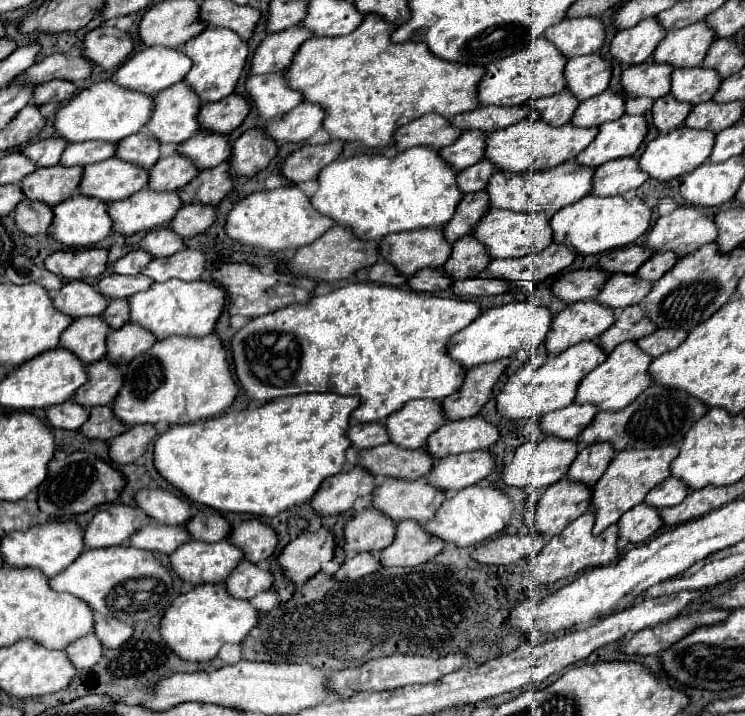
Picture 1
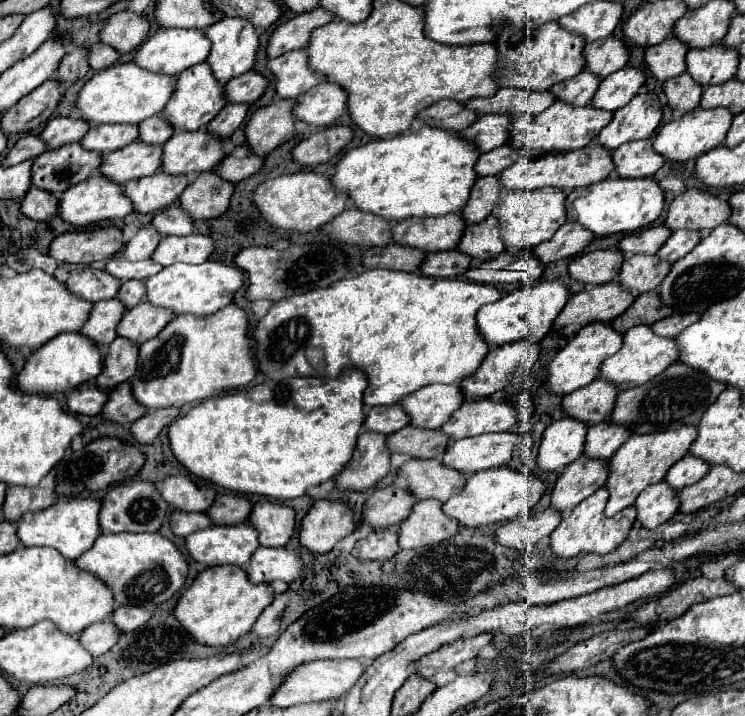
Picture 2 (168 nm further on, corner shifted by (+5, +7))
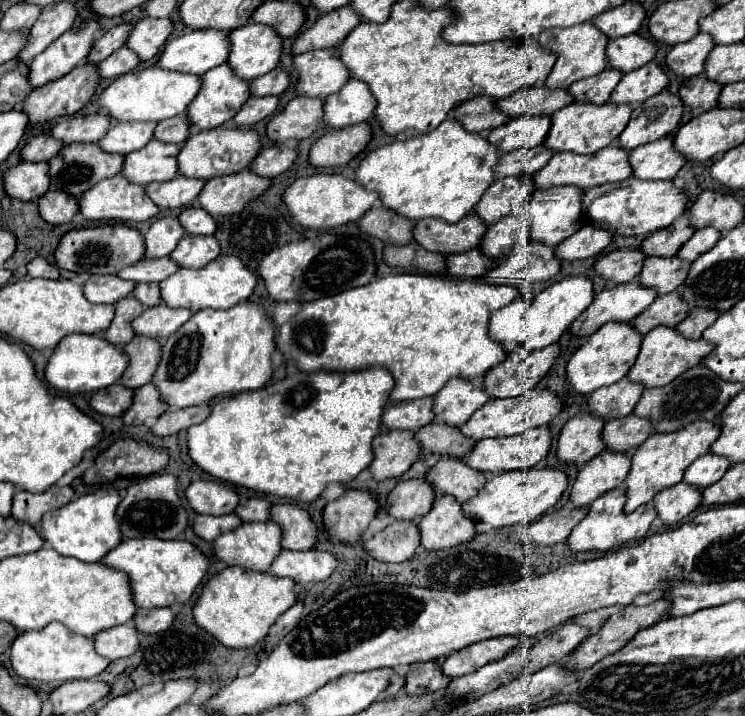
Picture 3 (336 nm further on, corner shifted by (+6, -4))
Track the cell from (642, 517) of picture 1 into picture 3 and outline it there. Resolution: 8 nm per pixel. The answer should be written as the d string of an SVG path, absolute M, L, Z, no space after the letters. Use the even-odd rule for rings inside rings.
M684 481L660 491L654 503L656 503L656 513L662 519L662 523L676 525L686 515L690 515L696 507L700 507L700 493L702 489L696 489L694 485L684 483Z

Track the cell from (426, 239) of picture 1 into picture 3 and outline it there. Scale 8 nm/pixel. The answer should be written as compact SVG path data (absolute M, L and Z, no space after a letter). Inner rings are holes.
M466 215L460 223L444 223L444 219L420 219L414 229L414 239L428 251L464 253L480 245L488 225L476 215Z

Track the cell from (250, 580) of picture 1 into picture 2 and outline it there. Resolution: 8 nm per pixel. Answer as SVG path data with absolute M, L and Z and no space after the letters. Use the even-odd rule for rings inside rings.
M259 546L251 560L243 566L253 584L269 584L273 580L291 582L301 572L301 560L285 548L263 548Z

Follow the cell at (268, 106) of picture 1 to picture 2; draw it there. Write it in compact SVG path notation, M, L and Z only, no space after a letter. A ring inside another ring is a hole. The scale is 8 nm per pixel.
M305 48L283 54L279 58L273 58L267 62L267 68L271 70L275 84L277 84L277 98L295 100L297 96L305 94L309 88L323 82L323 76L317 76L307 66L307 52Z

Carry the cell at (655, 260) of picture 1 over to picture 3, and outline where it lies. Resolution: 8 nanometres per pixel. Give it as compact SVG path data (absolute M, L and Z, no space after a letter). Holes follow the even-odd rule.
M714 227L698 229L698 231L692 235L692 239L680 249L678 257L680 257L680 259L688 259L688 261L698 259L702 253L710 251L710 249L718 243L720 235L722 235L722 233L720 233L718 229L714 229Z

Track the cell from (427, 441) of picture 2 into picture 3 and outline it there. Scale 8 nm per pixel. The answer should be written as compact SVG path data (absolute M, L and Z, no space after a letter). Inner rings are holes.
M432 421L428 427L422 427L416 433L416 439L420 439L426 453L448 453L452 457L466 457L476 445L476 439L462 435L458 427L440 421Z

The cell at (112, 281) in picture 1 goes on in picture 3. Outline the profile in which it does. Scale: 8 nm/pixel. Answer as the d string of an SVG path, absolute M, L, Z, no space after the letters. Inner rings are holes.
M162 257L162 259L140 259L138 263L124 267L118 277L136 281L136 283L152 283L152 281L164 281L172 273L176 273L180 267L174 259Z

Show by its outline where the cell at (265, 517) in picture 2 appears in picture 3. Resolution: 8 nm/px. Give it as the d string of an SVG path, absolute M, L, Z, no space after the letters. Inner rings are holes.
M274 505L272 521L280 523L280 527L284 529L284 549L312 549L318 541L318 529L312 517L298 505Z

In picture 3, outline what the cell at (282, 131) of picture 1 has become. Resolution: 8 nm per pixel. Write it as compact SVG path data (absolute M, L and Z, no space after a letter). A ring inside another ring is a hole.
M350 79L338 93L324 101L324 123L332 129L366 121L376 109L376 99L364 81Z

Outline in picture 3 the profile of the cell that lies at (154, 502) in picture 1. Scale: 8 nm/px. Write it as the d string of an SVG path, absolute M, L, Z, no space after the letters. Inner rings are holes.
M194 481L186 489L186 497L196 513L210 515L234 513L240 503L238 493L222 481Z

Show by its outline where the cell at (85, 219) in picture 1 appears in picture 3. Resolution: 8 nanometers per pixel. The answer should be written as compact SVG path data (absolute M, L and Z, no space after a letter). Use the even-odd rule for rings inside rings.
M122 173L114 175L110 179L100 181L92 189L88 189L80 197L80 213L88 221L124 221L124 223L140 223L148 221L154 215L158 215L158 205L152 203L152 199L144 193L144 185L130 183Z

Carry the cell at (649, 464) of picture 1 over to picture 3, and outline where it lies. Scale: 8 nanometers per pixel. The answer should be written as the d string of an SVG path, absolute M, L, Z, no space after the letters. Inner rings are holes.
M714 419L714 421L688 423L686 427L672 431L672 433L652 433L632 455L632 469L626 479L628 501L626 501L624 511L632 513L640 505L652 501L654 495L660 493L662 489L680 483L686 467L710 451L710 445L712 441L718 439L720 431L722 431L722 423Z

